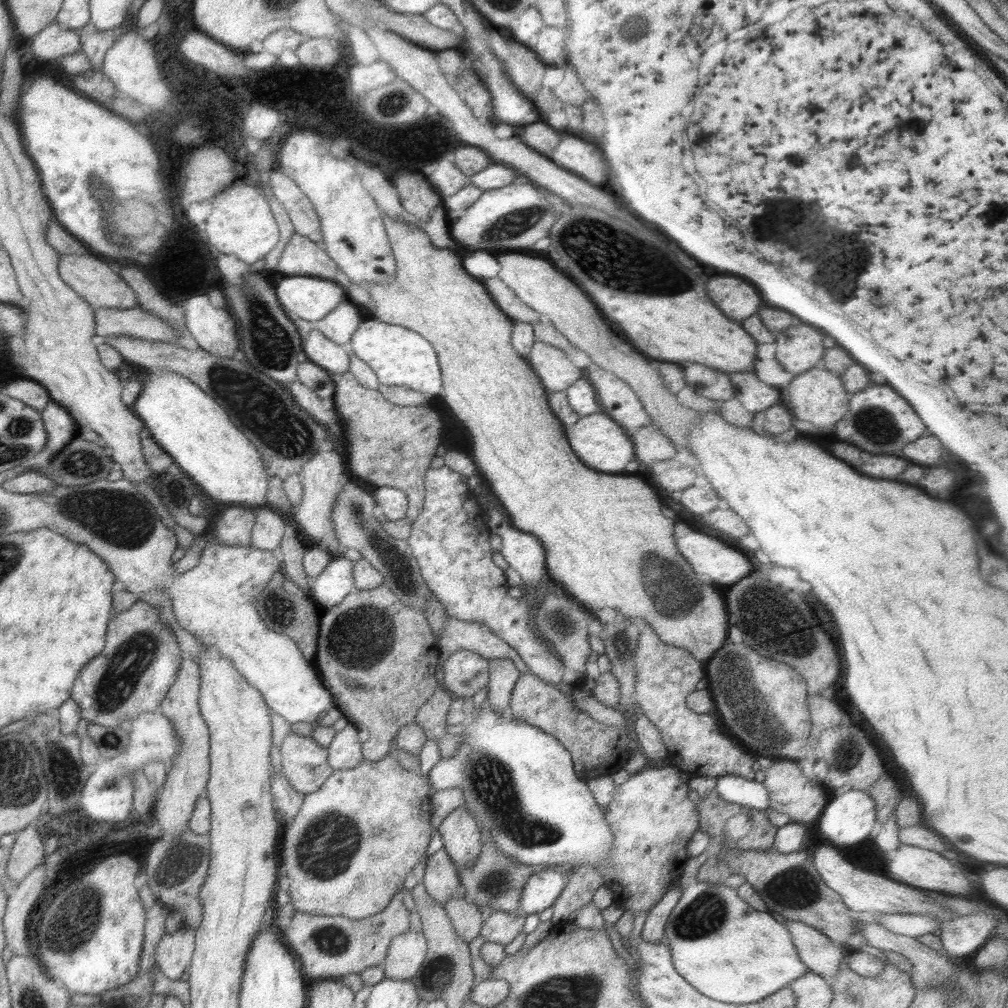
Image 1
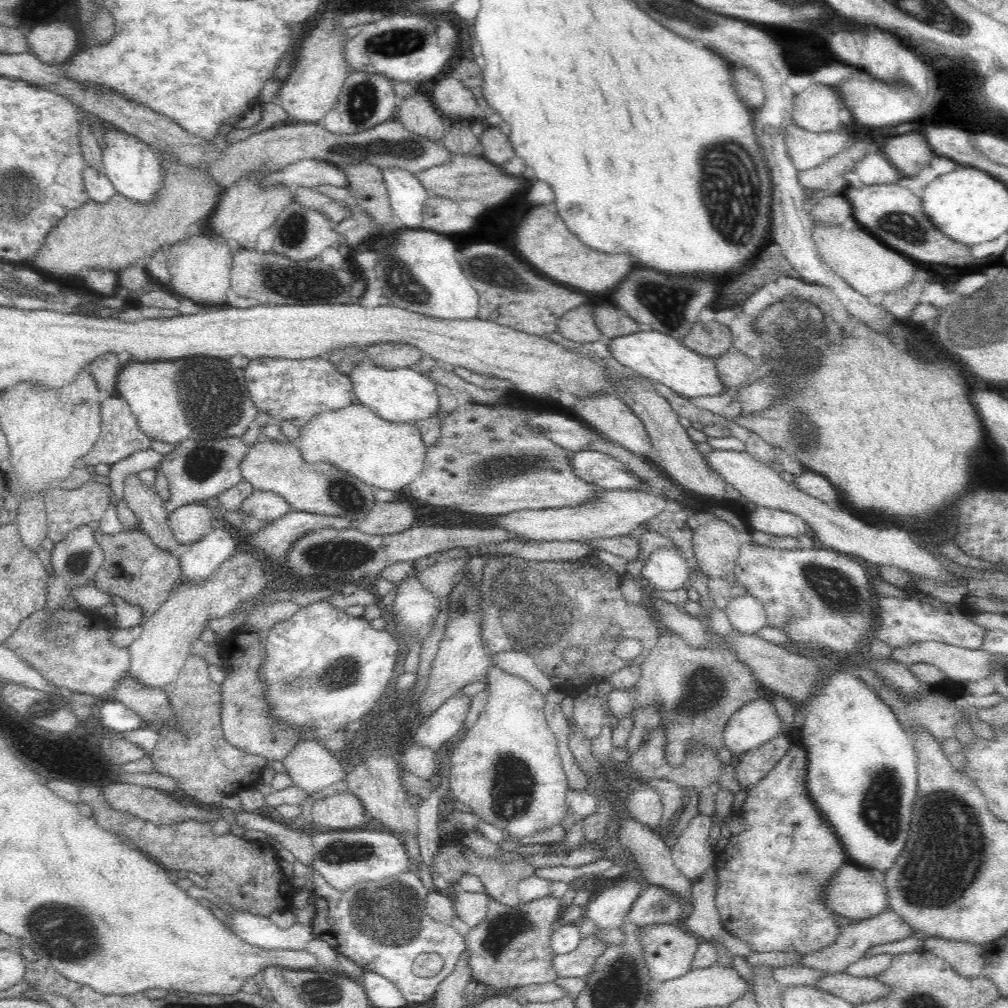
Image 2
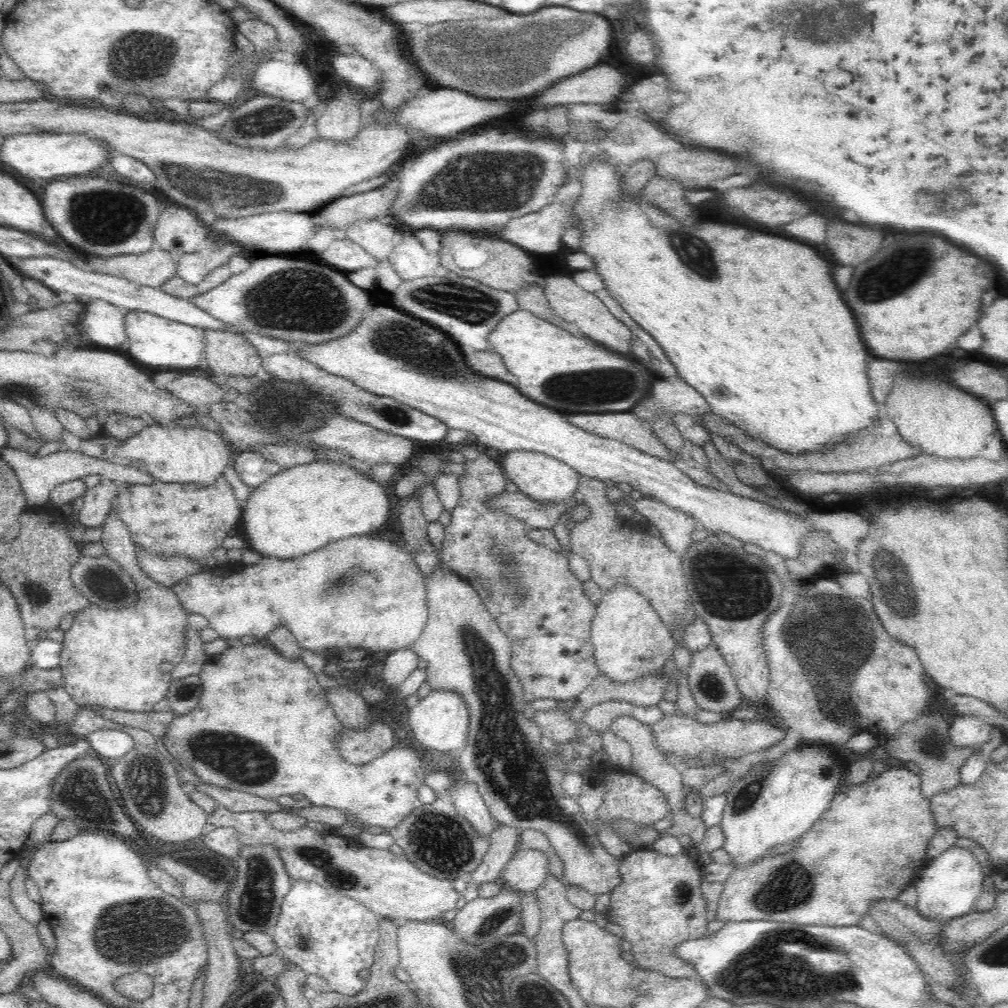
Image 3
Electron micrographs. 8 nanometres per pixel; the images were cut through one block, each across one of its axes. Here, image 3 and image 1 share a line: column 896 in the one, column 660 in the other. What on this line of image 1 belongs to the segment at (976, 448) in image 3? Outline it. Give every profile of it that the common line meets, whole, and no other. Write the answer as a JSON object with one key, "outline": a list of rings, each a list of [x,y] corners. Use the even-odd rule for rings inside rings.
{"outline":[[[499,252],[497,262],[501,264],[497,278],[501,278],[513,290],[513,294],[517,296],[517,300],[521,300],[521,304],[531,308],[543,320],[551,322],[553,328],[563,338],[567,338],[575,348],[583,350],[589,356],[591,364],[597,364],[597,368],[621,378],[625,384],[629,384],[631,390],[637,394],[639,402],[643,404],[647,416],[653,420],[653,424],[657,424],[661,428],[659,432],[663,436],[667,436],[667,440],[671,444],[677,444],[685,452],[693,454],[687,446],[687,436],[689,436],[693,424],[697,422],[699,412],[691,410],[689,406],[677,404],[675,394],[665,388],[659,372],[653,370],[641,354],[637,354],[637,352],[625,354],[613,346],[613,342],[611,342],[613,332],[601,320],[599,310],[591,304],[591,300],[585,296],[585,292],[571,278],[567,278],[561,270],[553,268],[551,258],[545,260],[545,258],[521,256],[515,252]]]}

